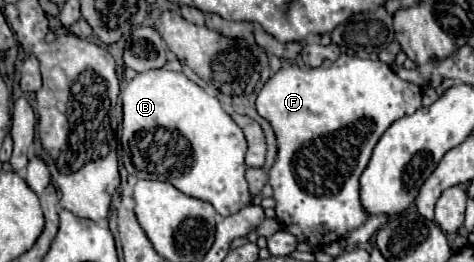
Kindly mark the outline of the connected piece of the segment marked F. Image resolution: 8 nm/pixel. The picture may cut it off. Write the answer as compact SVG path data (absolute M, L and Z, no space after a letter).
M340 54L328 68L284 66L264 84L256 98L258 114L268 120L278 140L278 156L270 168L270 186L274 188L276 216L284 230L300 242L322 246L360 228L370 214L360 202L360 174L368 166L372 150L386 128L408 114L414 114L422 102L422 88L400 80L388 64L380 60L362 60Z

